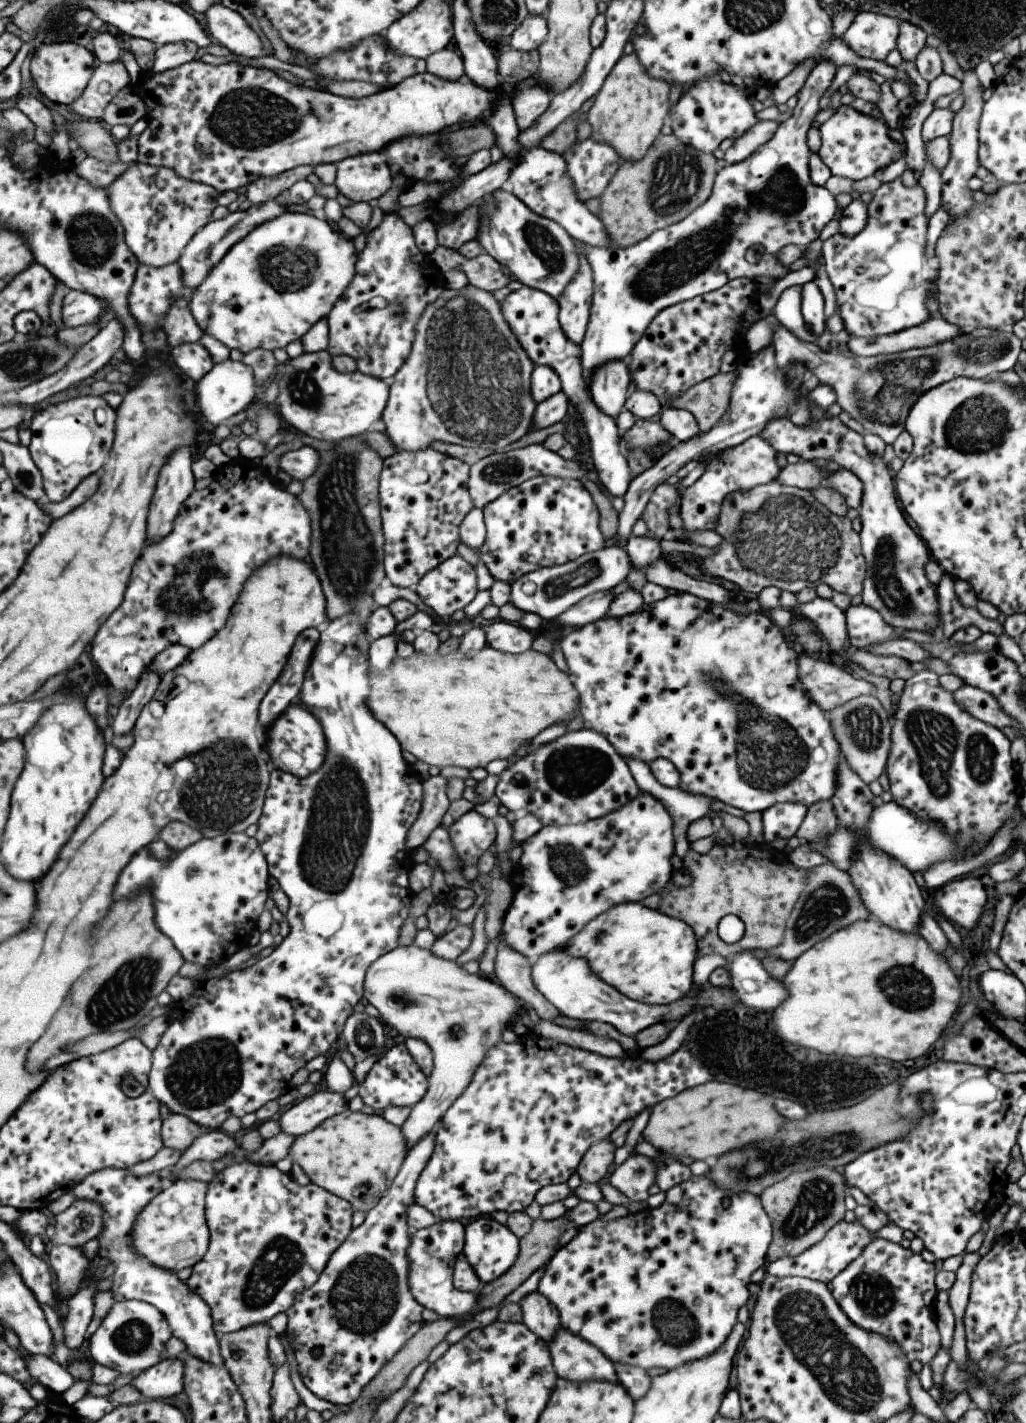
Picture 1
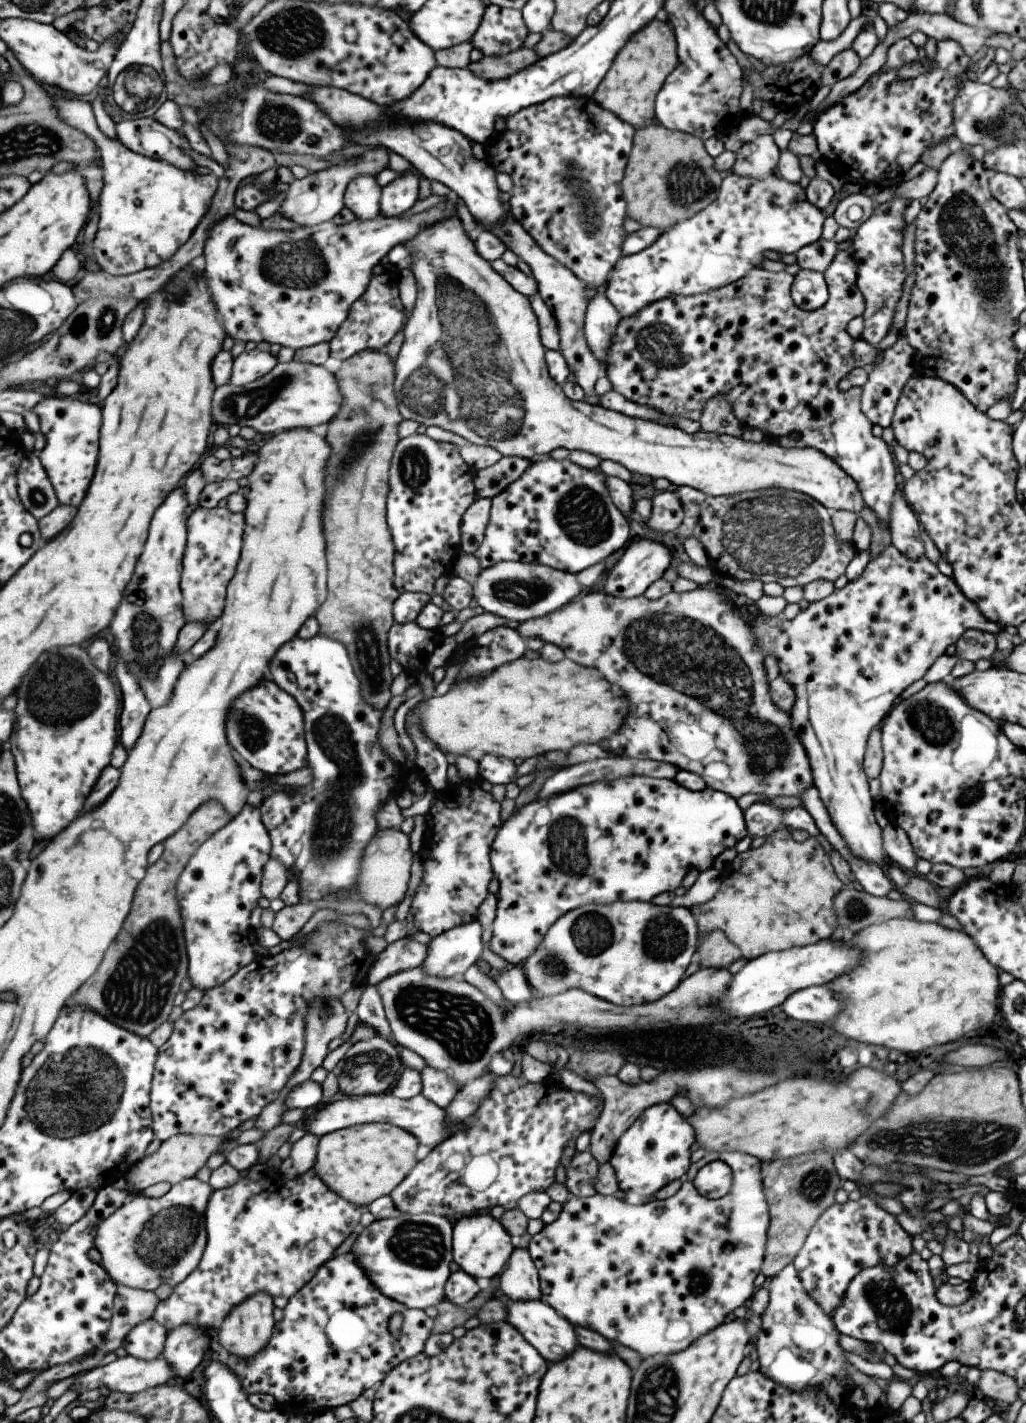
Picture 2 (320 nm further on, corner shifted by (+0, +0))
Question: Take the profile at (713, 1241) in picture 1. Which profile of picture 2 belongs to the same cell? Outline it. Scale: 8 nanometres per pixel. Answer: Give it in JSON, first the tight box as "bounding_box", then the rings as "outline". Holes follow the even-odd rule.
{"bounding_box":[528,1151,768,1357],"outline":[[[707,1151],[698,1161],[691,1163],[687,1172],[680,1179],[680,1188],[670,1197],[662,1200],[645,1200],[638,1205],[625,1203],[618,1194],[594,1194],[592,1197],[574,1196],[563,1205],[559,1218],[551,1224],[544,1225],[530,1242],[528,1249],[538,1265],[542,1279],[542,1300],[549,1303],[555,1310],[570,1320],[575,1326],[581,1325],[599,1332],[610,1341],[615,1341],[625,1348],[635,1350],[641,1357],[651,1357],[654,1354],[678,1353],[687,1348],[696,1338],[719,1326],[725,1316],[739,1306],[747,1306],[755,1291],[753,1279],[760,1272],[760,1264],[764,1257],[766,1232],[768,1229],[768,1204],[762,1187],[762,1162],[751,1155],[737,1151],[713,1152]],[[723,1161],[729,1165],[732,1181],[728,1192],[719,1200],[705,1200],[695,1192],[692,1180],[695,1173],[708,1162]]]}

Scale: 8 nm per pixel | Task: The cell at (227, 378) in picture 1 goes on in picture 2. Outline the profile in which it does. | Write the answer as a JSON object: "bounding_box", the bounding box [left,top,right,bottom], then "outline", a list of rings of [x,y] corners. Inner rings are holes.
{"bounding_box":[230,348,279,386],"outline":[[[255,348],[242,352],[234,359],[233,378],[230,383],[233,386],[243,386],[255,382],[267,376],[279,364],[276,356],[266,350]]]}

